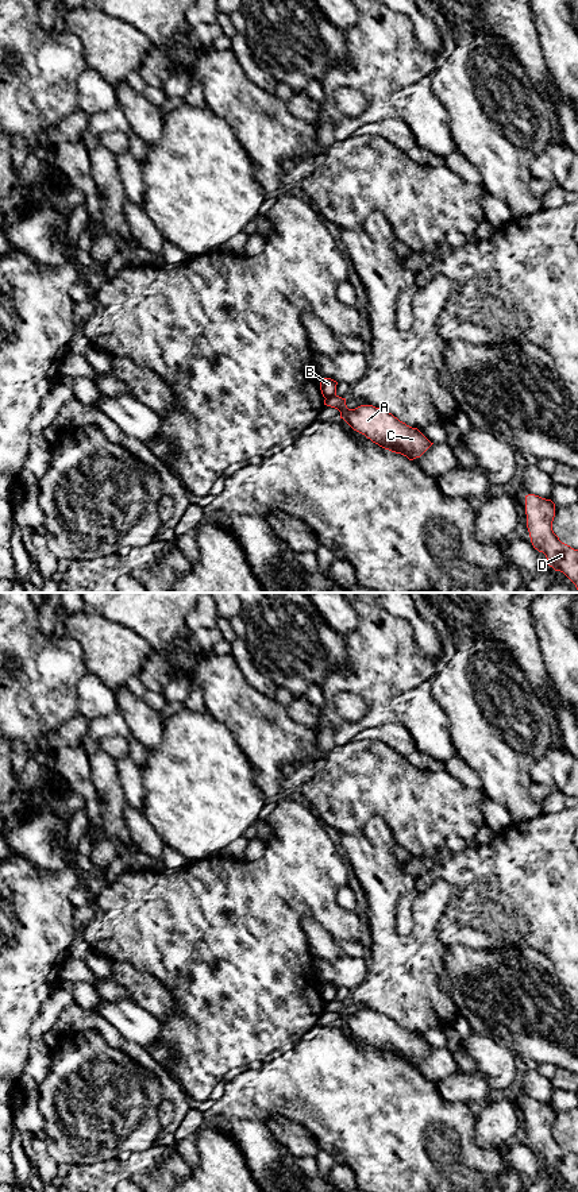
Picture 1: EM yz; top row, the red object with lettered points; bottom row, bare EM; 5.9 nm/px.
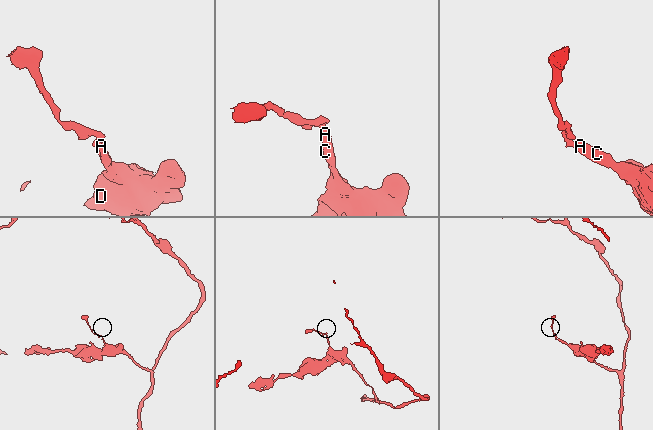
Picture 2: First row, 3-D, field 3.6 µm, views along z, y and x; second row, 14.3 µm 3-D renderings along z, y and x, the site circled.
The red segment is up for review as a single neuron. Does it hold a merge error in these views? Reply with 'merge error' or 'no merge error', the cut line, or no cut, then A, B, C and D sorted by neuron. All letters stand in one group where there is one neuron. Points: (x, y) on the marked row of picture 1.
merge error | yz (335, 394), (326, 398) | A C D / B

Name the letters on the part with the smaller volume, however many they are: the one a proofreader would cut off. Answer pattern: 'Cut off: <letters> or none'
Cut off: B

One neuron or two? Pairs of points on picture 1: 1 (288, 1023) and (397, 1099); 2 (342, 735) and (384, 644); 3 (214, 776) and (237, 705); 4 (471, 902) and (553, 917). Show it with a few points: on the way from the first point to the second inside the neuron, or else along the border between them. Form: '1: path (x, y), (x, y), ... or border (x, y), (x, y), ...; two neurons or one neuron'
1: border (301, 1038), (292, 1048), (274, 1056); two neurons
2: path (368, 720), (384, 703), (384, 670); one neuron
3: border (205, 713), (228, 729), (245, 755); two neurons
4: path (492, 902), (532, 902); one neuron

